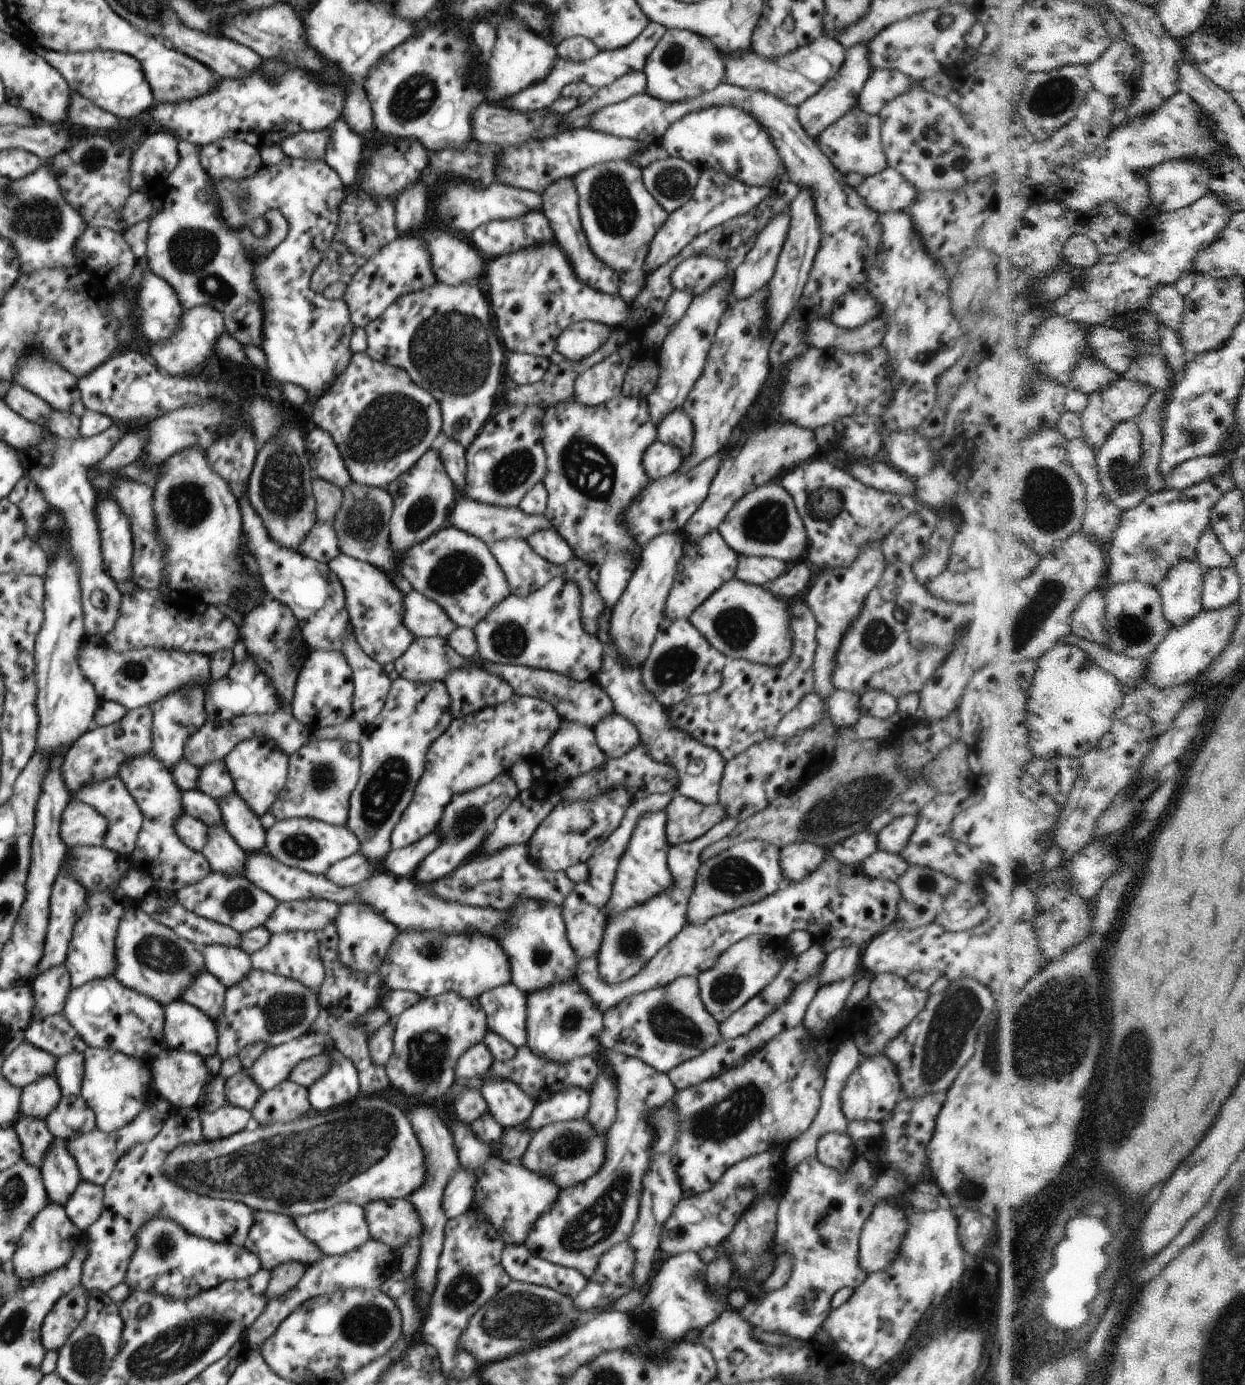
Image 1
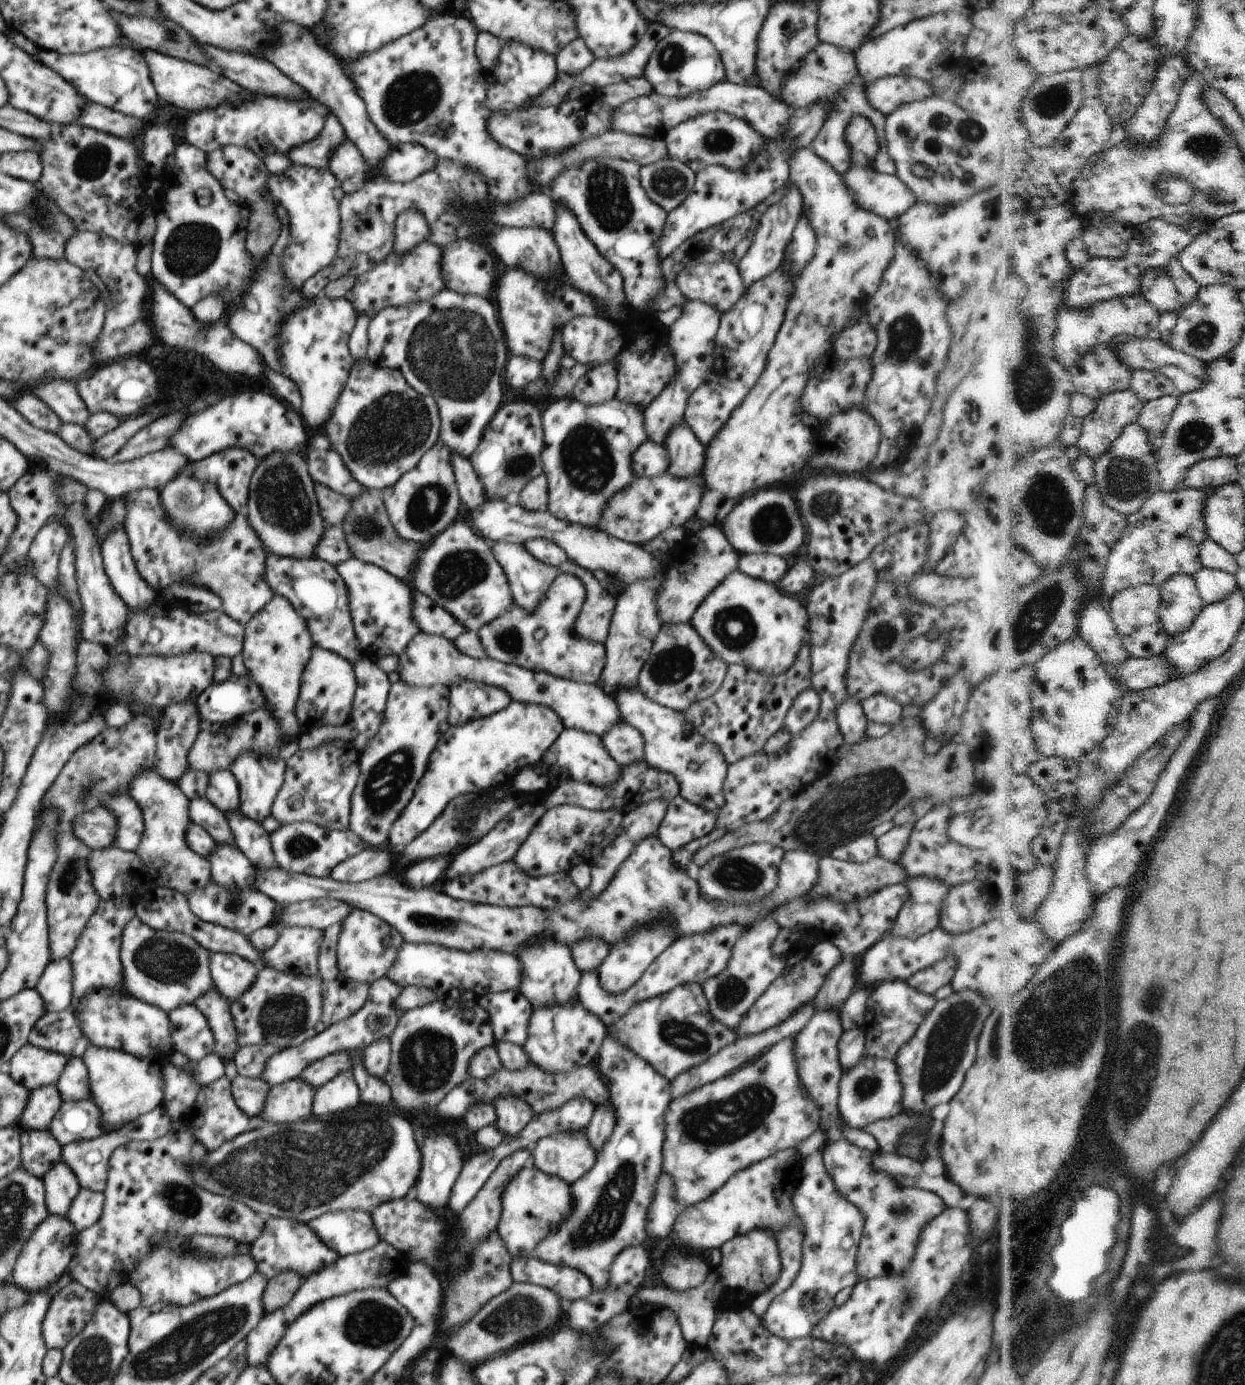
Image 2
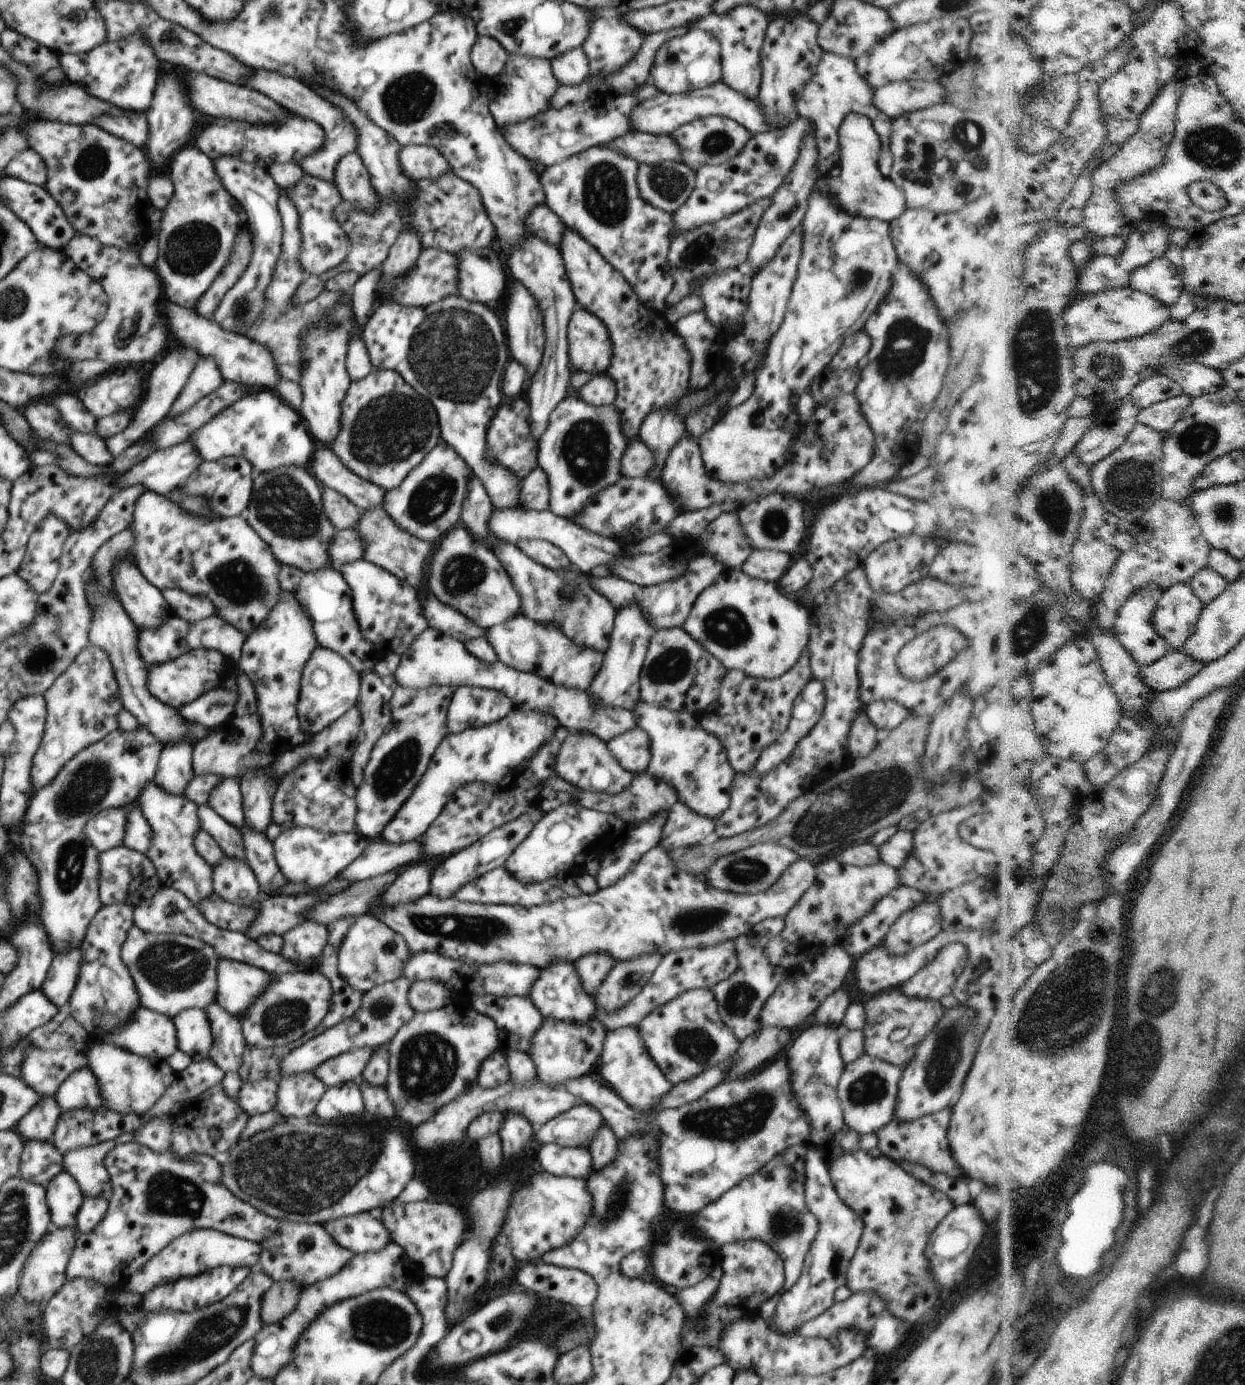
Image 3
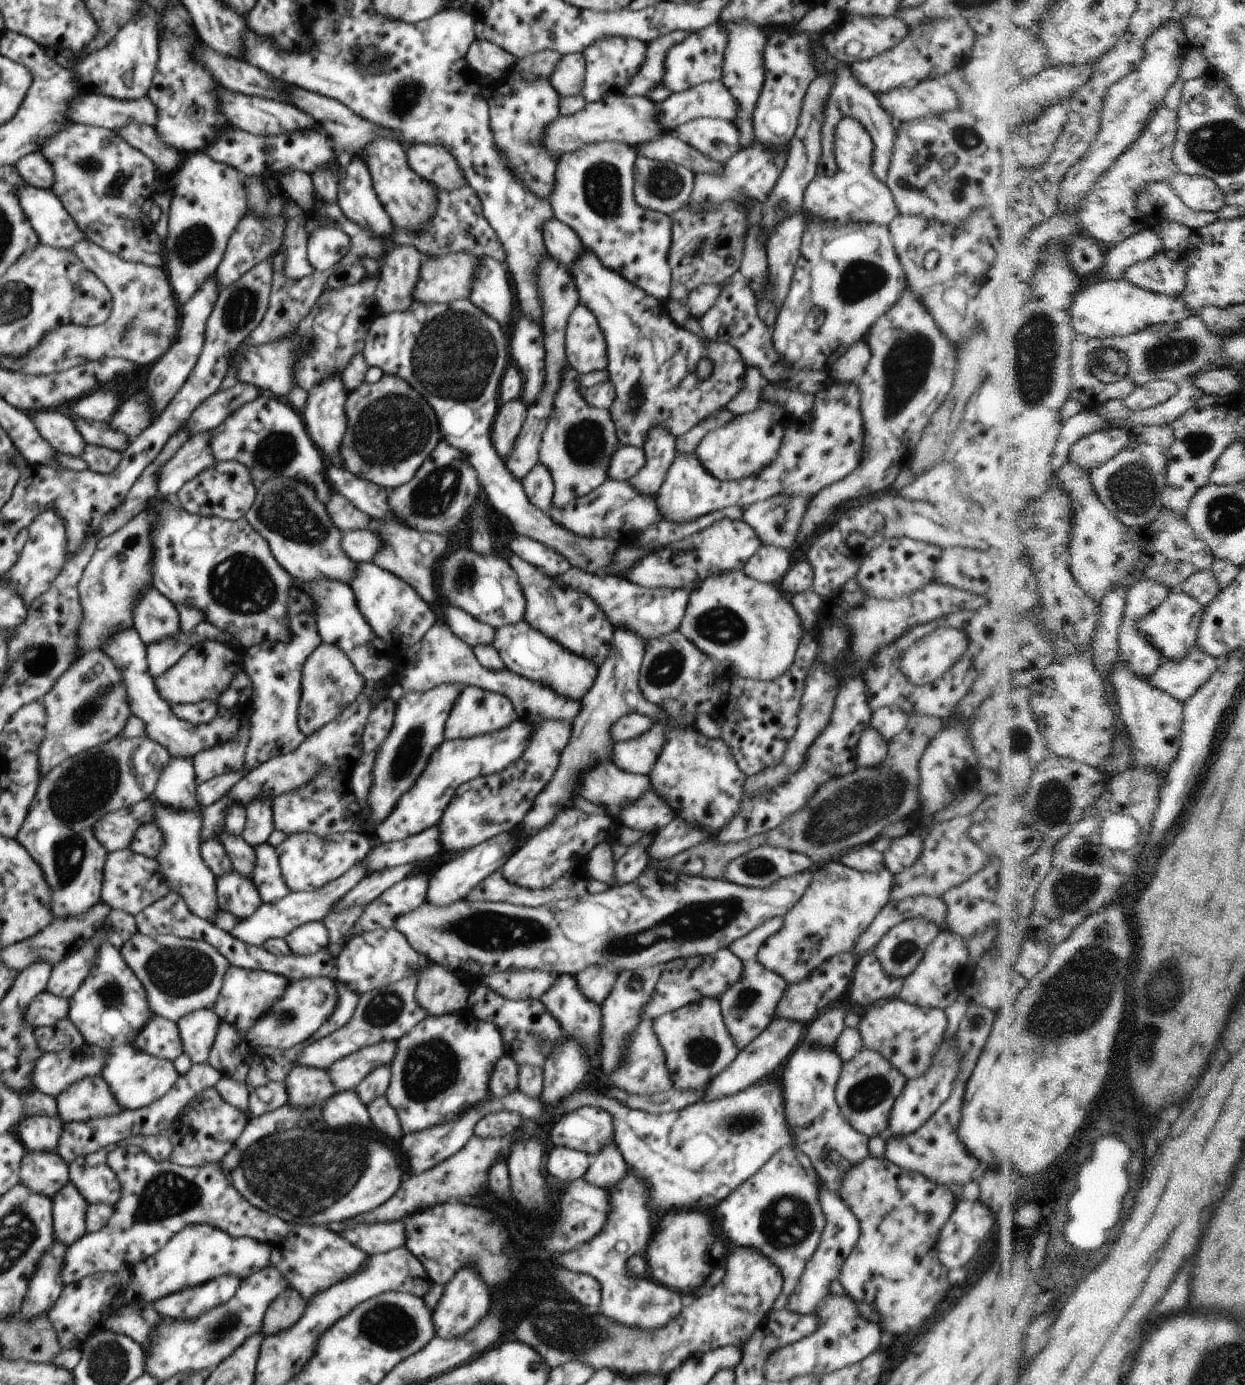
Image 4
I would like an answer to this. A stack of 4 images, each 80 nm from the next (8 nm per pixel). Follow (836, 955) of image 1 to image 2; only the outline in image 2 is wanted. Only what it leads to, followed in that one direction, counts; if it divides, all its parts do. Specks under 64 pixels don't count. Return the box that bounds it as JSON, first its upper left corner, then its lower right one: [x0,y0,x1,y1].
[814,956,857,1010]

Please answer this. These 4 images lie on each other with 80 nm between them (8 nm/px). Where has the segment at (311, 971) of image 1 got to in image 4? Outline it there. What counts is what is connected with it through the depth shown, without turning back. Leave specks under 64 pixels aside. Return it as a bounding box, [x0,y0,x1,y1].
[285,921,329,955]

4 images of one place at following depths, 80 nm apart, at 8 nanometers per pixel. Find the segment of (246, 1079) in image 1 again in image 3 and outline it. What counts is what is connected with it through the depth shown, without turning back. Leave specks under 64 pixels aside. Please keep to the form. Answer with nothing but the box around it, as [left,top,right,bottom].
[236,1079,279,1117]

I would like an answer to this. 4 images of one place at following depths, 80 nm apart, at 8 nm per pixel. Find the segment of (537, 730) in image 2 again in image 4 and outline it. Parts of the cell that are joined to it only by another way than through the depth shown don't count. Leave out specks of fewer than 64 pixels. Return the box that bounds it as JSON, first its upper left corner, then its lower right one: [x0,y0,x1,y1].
[373,718,534,843]

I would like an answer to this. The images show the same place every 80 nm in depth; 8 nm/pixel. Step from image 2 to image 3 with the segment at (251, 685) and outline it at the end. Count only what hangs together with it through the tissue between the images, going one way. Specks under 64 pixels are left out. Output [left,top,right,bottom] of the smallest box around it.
[176,687,237,729]

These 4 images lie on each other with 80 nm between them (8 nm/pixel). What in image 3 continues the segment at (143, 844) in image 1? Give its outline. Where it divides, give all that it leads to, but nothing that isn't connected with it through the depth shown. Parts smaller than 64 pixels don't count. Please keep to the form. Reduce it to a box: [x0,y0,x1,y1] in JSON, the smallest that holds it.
[138,781,214,908]

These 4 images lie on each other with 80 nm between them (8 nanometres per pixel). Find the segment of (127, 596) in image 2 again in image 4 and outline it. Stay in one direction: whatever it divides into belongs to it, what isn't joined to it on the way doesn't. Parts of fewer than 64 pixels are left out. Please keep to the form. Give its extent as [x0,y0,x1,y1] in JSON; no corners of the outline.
[133,586,180,644]

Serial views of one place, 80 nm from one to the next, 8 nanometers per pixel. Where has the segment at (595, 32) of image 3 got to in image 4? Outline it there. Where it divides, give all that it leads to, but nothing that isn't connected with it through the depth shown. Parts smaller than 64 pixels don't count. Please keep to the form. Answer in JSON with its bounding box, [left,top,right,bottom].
[581,38,648,103]

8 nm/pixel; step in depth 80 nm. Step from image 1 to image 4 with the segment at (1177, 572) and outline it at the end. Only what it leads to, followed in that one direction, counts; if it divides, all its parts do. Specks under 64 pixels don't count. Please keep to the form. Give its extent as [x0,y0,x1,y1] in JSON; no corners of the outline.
[1139,589,1207,663]

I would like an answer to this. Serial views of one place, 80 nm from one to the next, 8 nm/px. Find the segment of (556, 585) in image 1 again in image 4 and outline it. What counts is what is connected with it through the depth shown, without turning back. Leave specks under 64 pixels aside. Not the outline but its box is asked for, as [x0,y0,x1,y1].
[493,621,596,700]

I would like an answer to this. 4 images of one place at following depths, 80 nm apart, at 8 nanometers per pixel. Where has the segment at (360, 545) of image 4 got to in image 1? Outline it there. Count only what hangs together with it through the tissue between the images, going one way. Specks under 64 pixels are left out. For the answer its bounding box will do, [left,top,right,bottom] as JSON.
[298,522,342,563]

